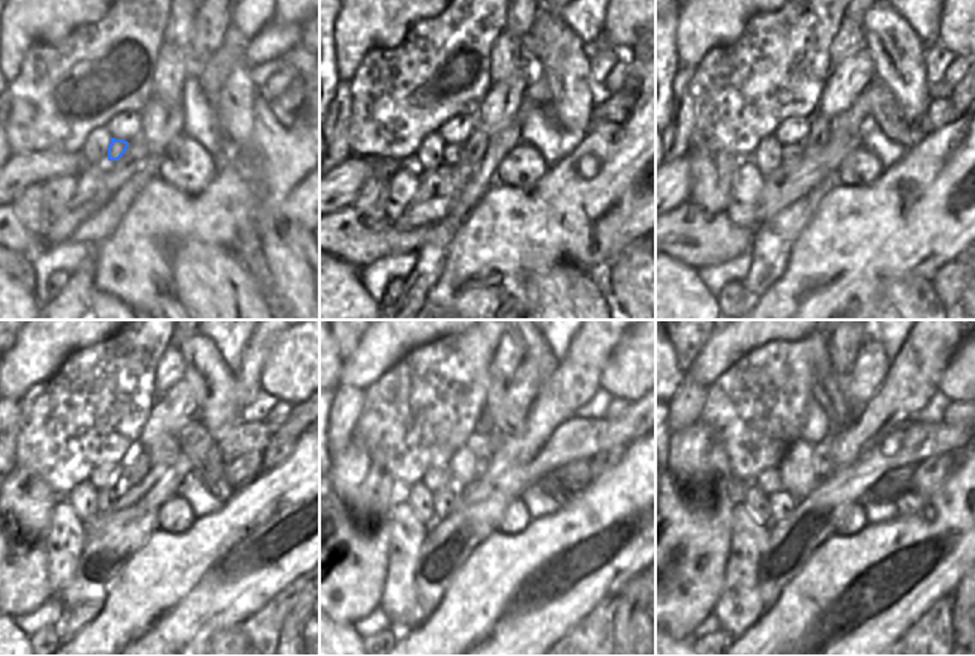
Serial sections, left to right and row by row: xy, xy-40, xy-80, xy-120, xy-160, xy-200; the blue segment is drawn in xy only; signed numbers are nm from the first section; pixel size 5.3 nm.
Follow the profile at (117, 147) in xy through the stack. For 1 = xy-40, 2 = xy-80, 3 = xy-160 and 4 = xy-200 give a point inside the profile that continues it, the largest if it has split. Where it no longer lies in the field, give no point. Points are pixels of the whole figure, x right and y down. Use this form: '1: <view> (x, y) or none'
1: xy-40 (453, 150)
2: xy-80 (789, 153)
3: xy-160 (446, 502)
4: xy-200 (782, 503)

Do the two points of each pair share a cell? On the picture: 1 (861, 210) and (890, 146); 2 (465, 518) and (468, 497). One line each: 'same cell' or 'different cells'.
1: different cells
2: different cells

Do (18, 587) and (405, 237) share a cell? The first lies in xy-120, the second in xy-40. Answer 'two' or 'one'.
one

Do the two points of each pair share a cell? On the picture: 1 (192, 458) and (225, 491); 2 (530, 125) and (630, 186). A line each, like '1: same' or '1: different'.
1: same
2: different

